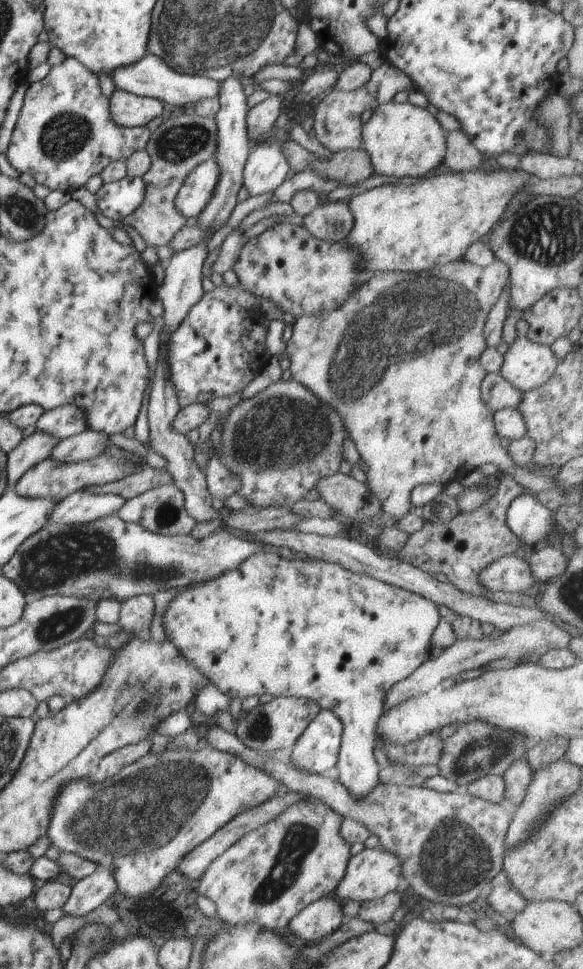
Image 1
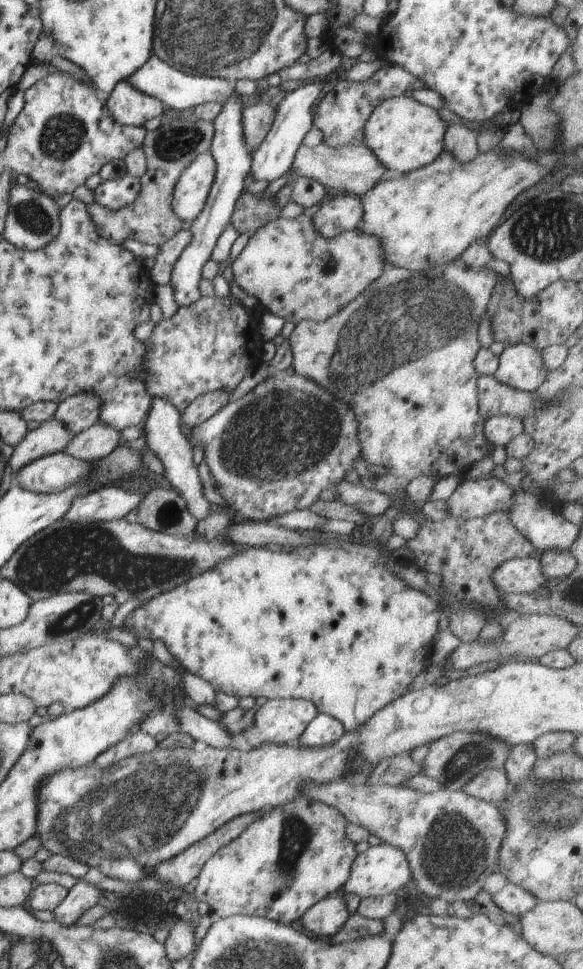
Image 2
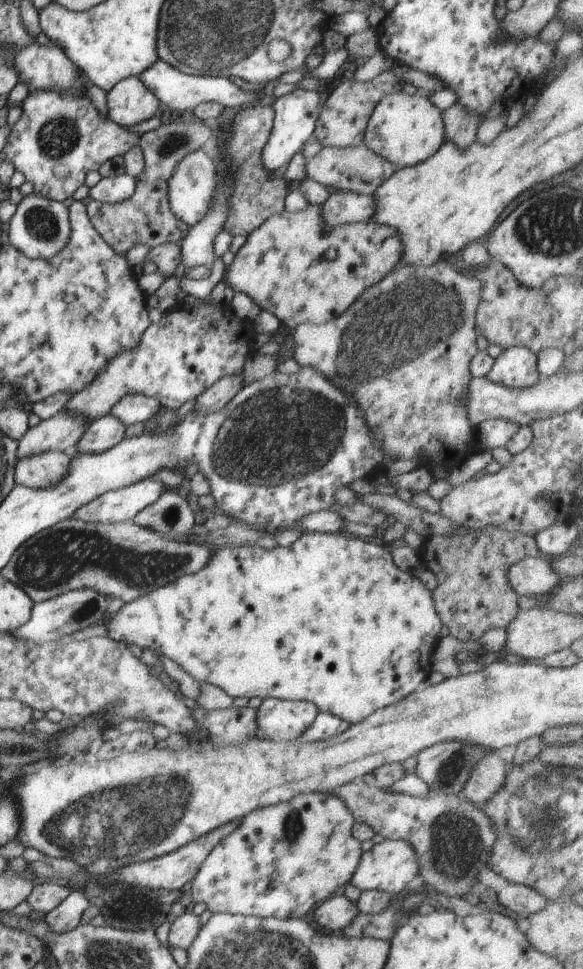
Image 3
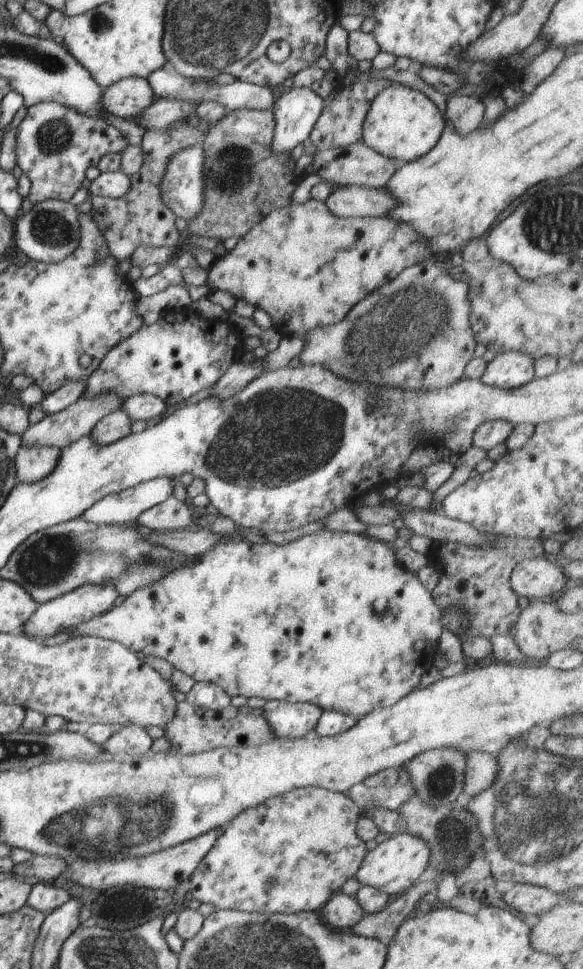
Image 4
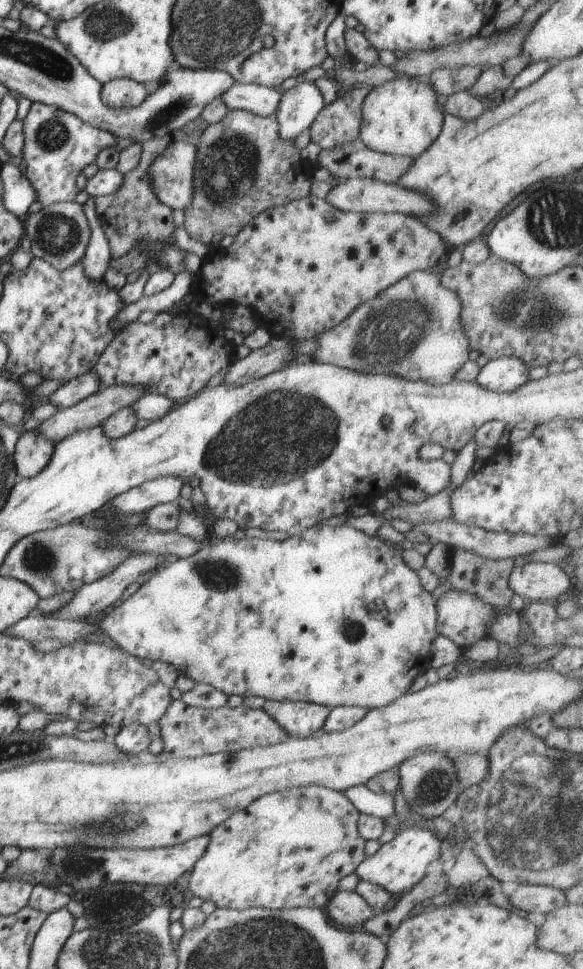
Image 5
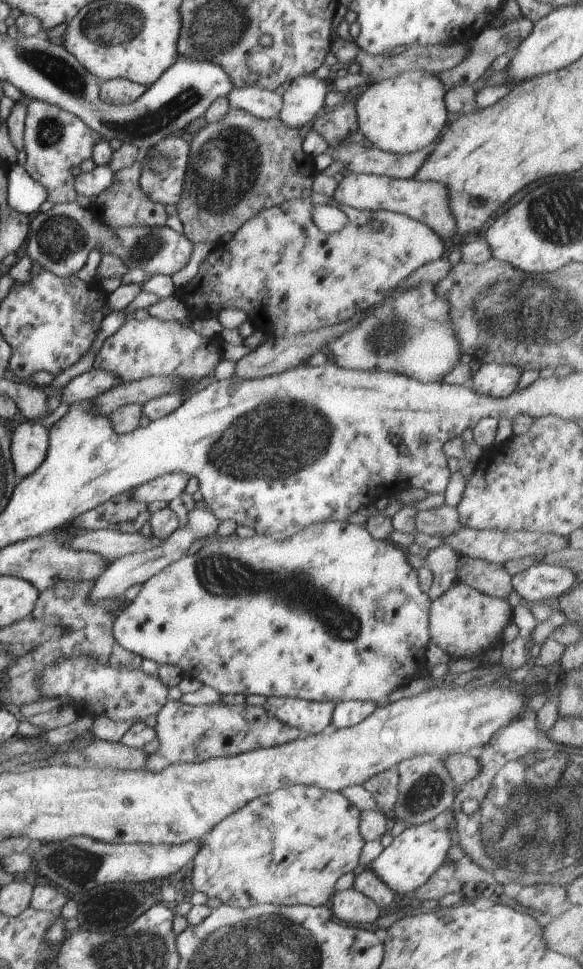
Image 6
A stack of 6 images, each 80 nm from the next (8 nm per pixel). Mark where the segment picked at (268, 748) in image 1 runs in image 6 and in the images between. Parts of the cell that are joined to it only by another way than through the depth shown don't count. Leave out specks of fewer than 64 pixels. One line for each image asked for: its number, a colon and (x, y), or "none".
2: (279, 721)
3: (279, 720)
4: (288, 720)
5: (302, 719)
6: (310, 717)

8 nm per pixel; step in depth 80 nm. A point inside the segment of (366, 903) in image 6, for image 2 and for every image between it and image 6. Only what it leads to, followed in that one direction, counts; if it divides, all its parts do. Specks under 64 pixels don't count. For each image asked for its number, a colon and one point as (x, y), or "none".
2: (324, 919)
3: (335, 914)
4: (341, 912)
5: (346, 909)

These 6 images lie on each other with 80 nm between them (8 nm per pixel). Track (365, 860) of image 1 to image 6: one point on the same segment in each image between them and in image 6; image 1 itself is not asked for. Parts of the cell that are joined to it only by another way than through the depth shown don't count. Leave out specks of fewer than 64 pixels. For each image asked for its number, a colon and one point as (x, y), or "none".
2: (383, 869)
3: (388, 866)
4: (394, 865)
5: (398, 865)
6: (419, 851)

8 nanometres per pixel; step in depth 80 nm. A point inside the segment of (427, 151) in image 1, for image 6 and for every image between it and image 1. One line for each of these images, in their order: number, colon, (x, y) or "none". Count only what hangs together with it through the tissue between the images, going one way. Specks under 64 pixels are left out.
2: (404, 134)
3: (406, 129)
4: (401, 122)
5: (402, 117)
6: (403, 114)

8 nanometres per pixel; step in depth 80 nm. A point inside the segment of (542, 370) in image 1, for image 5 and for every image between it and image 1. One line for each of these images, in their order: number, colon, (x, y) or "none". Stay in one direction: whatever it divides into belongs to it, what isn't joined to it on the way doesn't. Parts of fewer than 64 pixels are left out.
2: (521, 366)
3: (516, 367)
4: (509, 370)
5: (502, 375)

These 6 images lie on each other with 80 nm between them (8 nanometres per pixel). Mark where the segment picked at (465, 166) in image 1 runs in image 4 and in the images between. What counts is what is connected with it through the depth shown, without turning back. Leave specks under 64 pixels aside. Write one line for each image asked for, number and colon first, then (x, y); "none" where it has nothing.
2: (460, 140)
3: (461, 125)
4: (465, 112)

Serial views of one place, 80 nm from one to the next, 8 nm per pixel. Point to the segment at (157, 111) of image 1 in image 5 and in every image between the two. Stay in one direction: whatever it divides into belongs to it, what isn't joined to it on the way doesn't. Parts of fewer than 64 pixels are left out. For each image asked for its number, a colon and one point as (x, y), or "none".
2: (127, 105)
3: (130, 102)
4: (127, 98)
5: (121, 92)

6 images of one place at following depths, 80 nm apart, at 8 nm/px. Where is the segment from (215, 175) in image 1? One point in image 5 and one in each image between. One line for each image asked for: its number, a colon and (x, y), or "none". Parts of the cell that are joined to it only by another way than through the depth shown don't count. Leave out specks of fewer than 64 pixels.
2: (192, 188)
3: (191, 187)
4: (182, 186)
5: (171, 174)

